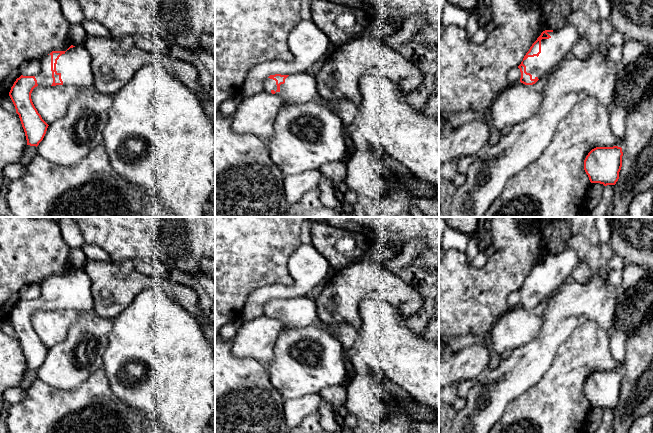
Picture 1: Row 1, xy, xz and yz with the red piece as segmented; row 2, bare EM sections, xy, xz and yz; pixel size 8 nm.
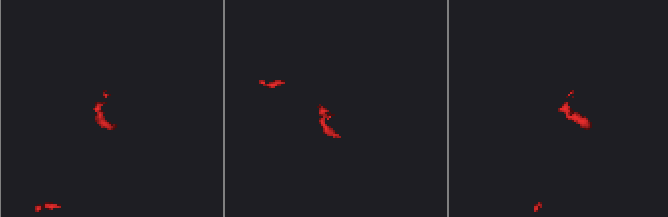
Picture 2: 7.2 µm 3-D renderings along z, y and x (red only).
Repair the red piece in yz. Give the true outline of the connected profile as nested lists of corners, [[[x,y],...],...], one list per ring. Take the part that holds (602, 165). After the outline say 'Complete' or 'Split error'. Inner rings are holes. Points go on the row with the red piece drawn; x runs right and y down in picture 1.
[[[618,146],[592,149],[584,160],[584,170],[590,182],[615,185],[622,167],[622,156],[622,148]]]. Complete

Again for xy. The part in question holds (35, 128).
[[[71,45],[66,51],[52,51],[39,60],[41,71],[36,76],[21,75],[9,96],[19,115],[27,145],[38,146],[48,124],[35,108],[31,93],[37,86],[74,85],[89,88],[94,85],[92,58],[86,48]]]. Split error

